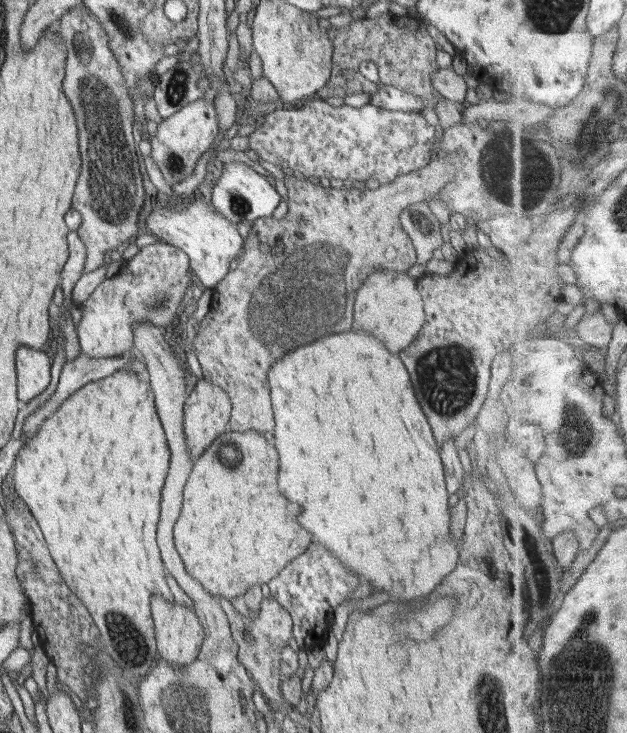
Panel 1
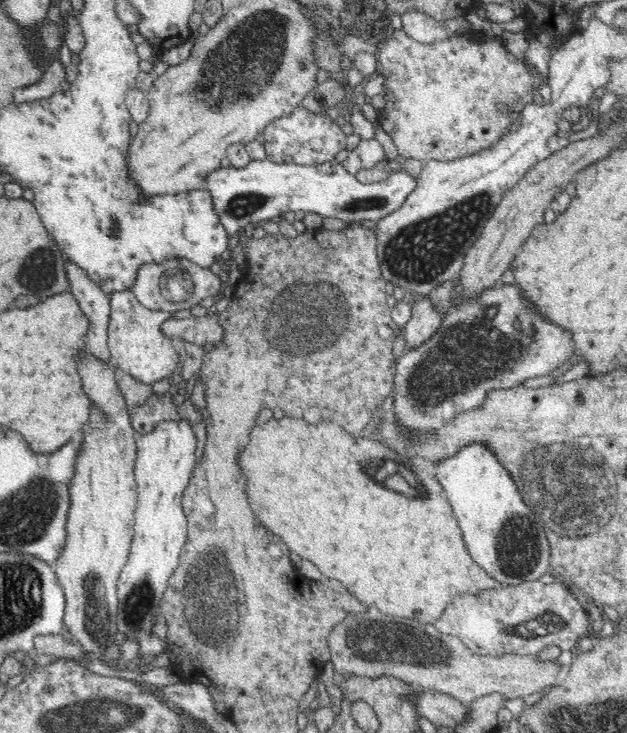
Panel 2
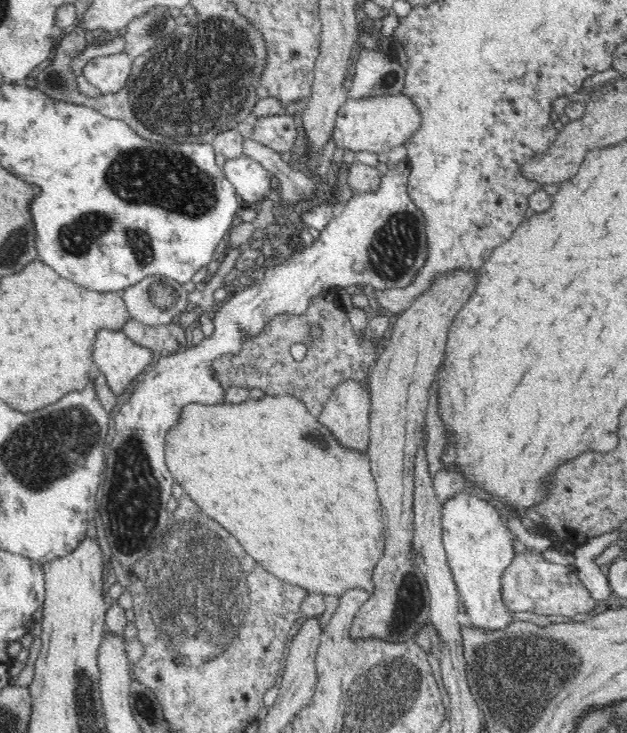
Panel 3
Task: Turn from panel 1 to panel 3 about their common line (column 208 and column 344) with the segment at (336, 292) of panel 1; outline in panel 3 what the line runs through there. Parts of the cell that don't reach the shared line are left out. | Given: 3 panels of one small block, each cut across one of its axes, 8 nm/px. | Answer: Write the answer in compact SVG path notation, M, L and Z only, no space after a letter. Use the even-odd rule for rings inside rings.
M326 287L311 300L304 314L274 316L263 333L246 337L242 341L242 350L232 355L230 368L224 372L216 370L216 378L224 392L262 390L266 395L292 395L302 400L306 409L318 417L332 390L340 382L366 380L377 360L376 348L365 334L362 338L354 335L350 318L339 304L339 290L340 288ZM319 323L322 335L313 340L310 329ZM294 344L304 344L308 349L302 362L296 362L291 356Z

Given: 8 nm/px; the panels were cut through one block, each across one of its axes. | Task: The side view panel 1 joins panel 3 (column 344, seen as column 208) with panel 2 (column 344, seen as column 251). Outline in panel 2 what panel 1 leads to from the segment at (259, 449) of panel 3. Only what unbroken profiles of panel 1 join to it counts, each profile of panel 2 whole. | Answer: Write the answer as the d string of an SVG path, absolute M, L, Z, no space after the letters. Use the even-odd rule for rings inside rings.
M276 413L272 420L266 424L256 424L250 433L248 444L239 450L237 463L243 476L246 476L245 493L254 516L258 522L274 536L286 542L286 546L296 552L298 556L308 558L324 578L330 577L340 581L344 588L366 605L376 606L386 619L404 618L418 619L421 624L434 625L437 618L442 614L444 607L456 596L464 594L476 594L484 589L491 589L499 584L491 576L488 576L466 552L462 531L458 526L451 504L448 502L443 486L434 476L431 468L420 460L410 458L406 454L396 454L387 445L378 441L366 440L363 436L350 435L338 424L322 420L318 424L309 424L304 420L288 418Z

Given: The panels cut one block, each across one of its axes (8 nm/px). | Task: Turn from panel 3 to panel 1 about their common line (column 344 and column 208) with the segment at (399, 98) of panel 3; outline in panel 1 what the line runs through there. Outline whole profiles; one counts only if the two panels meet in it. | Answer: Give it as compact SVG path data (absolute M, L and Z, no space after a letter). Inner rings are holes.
M198 99L175 112L170 118L163 119L158 125L156 134L150 135L148 139L152 152L147 161L149 165L160 168L167 184L173 187L194 172L196 162L202 154L210 150L218 132L216 108L210 101Z

